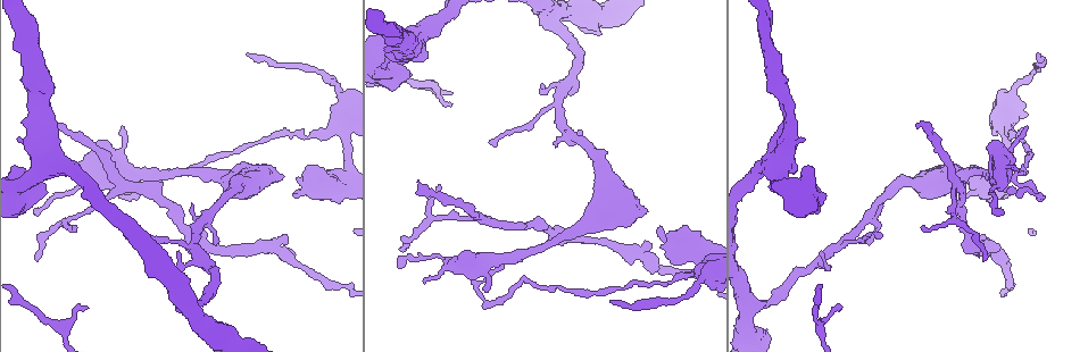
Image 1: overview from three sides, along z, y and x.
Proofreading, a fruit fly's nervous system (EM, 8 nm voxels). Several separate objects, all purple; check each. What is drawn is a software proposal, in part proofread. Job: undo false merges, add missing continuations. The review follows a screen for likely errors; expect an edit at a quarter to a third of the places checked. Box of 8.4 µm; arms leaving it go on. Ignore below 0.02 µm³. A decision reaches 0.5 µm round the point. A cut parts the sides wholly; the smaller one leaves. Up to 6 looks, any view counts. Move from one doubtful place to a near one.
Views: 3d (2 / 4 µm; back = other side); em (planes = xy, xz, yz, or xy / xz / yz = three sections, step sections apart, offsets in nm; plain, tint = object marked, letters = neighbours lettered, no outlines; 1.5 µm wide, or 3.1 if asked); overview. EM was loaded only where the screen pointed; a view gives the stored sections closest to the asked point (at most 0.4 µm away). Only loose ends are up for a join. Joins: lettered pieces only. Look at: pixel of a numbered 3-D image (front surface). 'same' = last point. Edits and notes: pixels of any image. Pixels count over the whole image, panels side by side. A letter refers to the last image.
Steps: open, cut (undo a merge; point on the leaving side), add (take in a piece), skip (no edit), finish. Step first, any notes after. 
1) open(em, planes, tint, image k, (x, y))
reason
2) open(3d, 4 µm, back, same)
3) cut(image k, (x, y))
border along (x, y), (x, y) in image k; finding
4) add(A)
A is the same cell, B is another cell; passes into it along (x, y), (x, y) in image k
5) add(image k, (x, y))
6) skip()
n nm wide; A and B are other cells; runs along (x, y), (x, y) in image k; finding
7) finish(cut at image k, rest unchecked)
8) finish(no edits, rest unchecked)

open(em, planes, plain, image 1, (915, 125))
free end

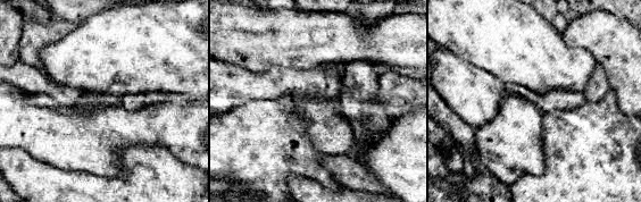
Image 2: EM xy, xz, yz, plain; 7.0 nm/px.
open(em, planes, letters, same)

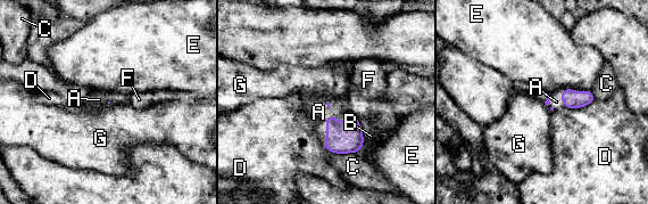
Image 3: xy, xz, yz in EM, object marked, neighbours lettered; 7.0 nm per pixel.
add(A)
A is the same cell, B, C, D, E, F and G are other cells; passes into it along (346, 137), (326, 129), (318, 112) in image 3; the cell continues

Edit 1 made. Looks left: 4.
open(em, xz, step 4, letters, image 1, (821, 251))
an open end

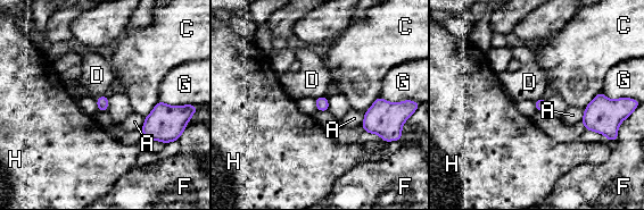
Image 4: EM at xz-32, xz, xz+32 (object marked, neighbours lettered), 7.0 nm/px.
open(em, planes, letters, same)
another direction

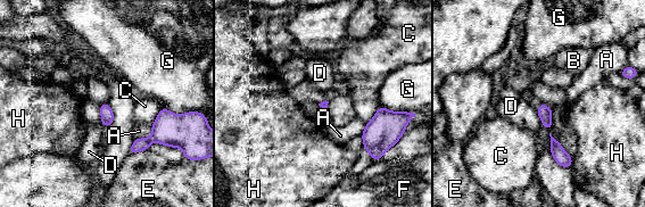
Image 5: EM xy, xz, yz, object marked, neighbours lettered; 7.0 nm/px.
skip()
A, B, C, D, E, F, G and H are other cells; none of them fits

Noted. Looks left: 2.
open(3d, 2 µm, back, image 1, (499, 303))
abrupt turn

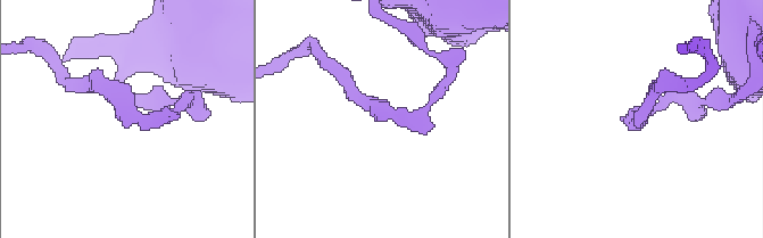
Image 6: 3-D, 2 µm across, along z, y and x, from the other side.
open(em, planes, letters, image 6, (388, 115))
shape alone is not enough

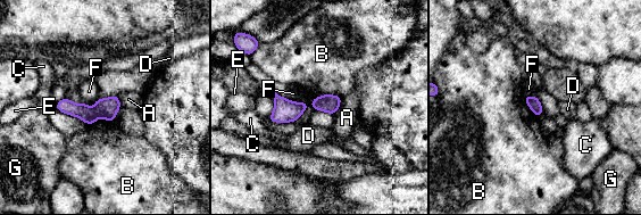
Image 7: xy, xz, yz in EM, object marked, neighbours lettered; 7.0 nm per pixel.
cut(image 7, (107, 108))
90 nm wide; A, B, C, D, E, F and G are other cells; two cells meet here

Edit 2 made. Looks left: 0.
finish(add at image 3, cut at image 7, rest unchecked)

